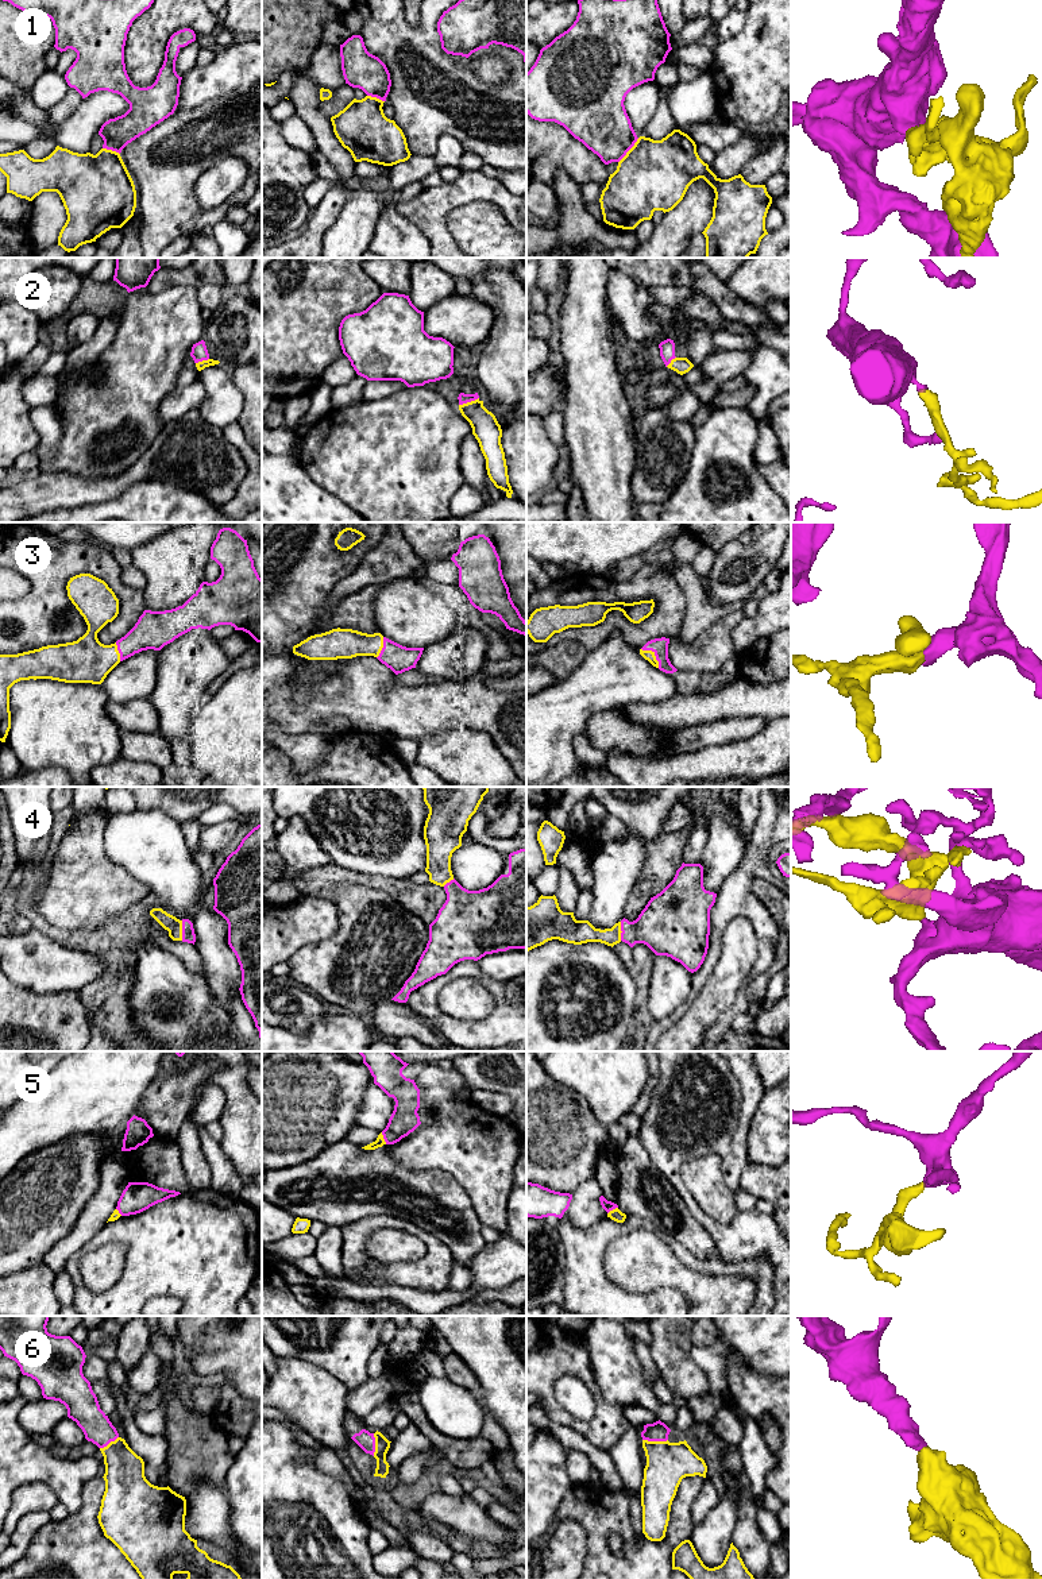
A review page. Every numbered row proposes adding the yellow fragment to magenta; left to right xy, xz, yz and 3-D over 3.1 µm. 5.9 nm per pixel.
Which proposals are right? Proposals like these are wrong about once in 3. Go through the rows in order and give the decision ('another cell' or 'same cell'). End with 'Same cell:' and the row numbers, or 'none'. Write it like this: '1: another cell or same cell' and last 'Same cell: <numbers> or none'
1: same cell
2: same cell
3: same cell
4: same cell
5: another cell
6: same cell
Same cell: 1, 2, 3, 4, 6

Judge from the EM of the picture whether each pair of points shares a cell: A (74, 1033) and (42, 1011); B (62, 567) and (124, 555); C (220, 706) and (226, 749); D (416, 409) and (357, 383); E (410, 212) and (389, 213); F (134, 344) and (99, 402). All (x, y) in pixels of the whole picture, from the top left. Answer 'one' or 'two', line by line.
A: one
B: two
C: one
D: two
E: two
F: one

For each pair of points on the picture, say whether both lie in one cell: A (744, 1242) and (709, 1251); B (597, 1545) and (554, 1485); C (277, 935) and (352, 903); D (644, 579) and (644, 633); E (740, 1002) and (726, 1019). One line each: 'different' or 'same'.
A: different
B: different
C: different
D: same
E: same

